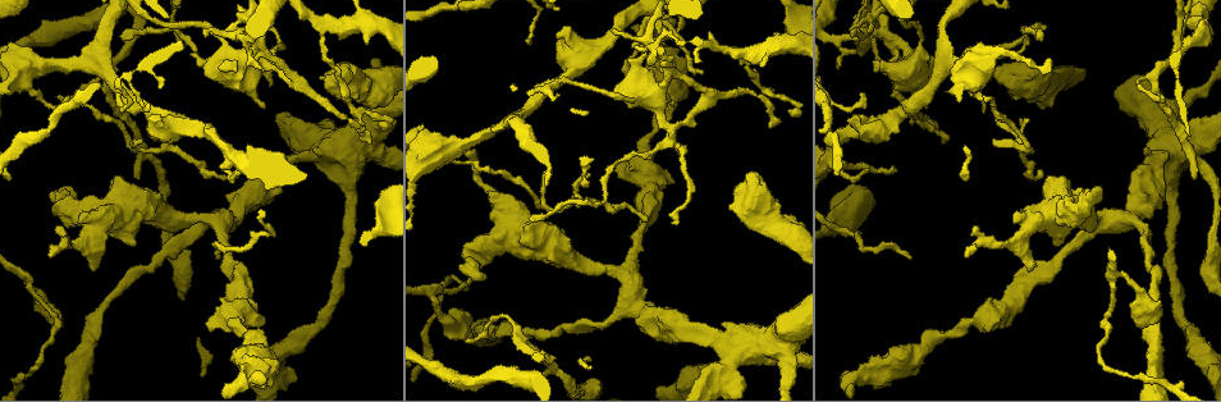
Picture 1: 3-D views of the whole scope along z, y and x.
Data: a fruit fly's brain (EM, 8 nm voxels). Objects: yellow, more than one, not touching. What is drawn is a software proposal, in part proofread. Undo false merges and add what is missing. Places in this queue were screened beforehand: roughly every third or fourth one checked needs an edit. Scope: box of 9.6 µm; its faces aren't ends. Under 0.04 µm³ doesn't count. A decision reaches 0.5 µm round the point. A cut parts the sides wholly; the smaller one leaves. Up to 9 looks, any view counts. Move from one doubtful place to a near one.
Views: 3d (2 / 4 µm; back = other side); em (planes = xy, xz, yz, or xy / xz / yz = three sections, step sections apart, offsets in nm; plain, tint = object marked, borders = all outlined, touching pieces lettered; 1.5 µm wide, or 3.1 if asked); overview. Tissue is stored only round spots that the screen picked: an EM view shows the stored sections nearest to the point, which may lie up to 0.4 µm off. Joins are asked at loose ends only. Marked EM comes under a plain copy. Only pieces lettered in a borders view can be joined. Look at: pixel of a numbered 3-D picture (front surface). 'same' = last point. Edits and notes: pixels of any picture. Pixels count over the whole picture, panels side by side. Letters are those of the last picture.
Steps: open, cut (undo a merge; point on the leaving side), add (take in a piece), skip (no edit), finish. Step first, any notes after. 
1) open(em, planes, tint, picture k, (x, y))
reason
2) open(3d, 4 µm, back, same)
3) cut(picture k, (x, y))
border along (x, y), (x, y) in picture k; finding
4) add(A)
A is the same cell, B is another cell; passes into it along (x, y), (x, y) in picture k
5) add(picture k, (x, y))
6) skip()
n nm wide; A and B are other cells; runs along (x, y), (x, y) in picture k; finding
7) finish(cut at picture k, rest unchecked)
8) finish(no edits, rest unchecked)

open(3d, 4 µm, picture 1, (322, 40))
touches itself

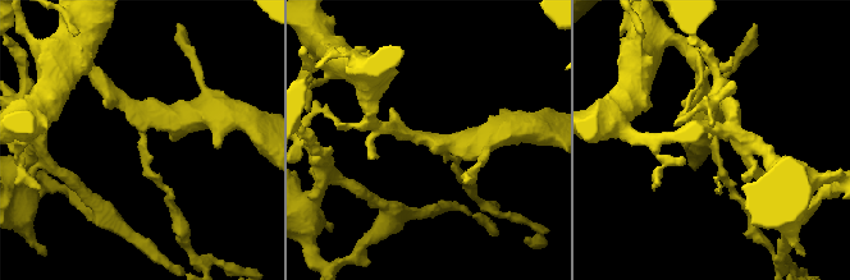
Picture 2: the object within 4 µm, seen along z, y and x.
open(em, planes, borders, picture 2, (715, 141))
arms of 190, 400 nm

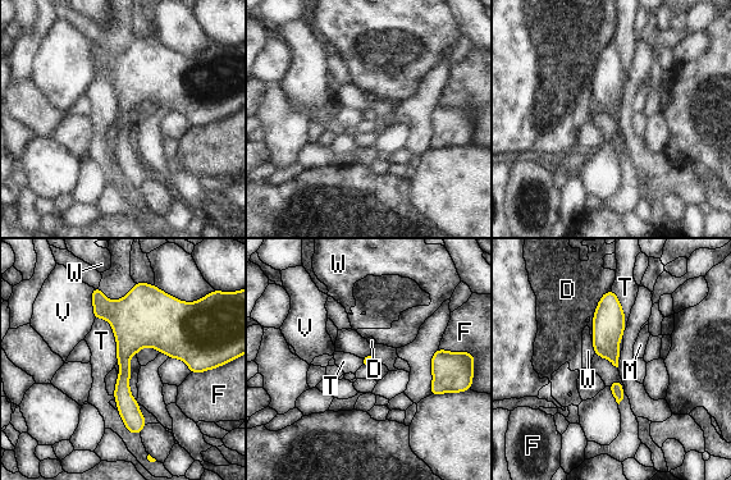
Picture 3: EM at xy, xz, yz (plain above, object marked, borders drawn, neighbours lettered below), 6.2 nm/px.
skip()
T touches over 320 nm; D, F, M, T, V and W are other cells; runs along (117, 304), (137, 430) in picture 3; continuous, no second neuron

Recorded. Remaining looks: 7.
open(3d, 4 µm, picture 1, (244, 165))
sudden change in width

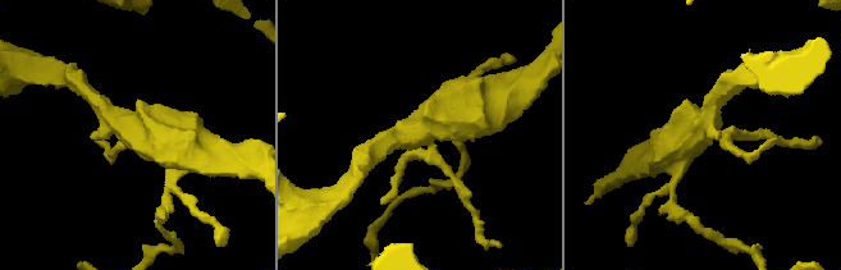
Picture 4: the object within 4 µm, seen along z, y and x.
open(em, xz, step 8, tint, picture 4, (131, 132))
need the tissue

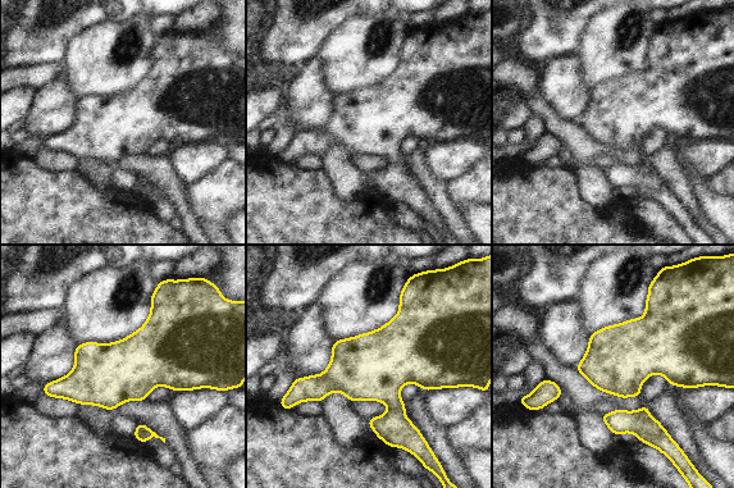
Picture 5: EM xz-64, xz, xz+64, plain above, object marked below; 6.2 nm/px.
open(em, planes, borders, same)

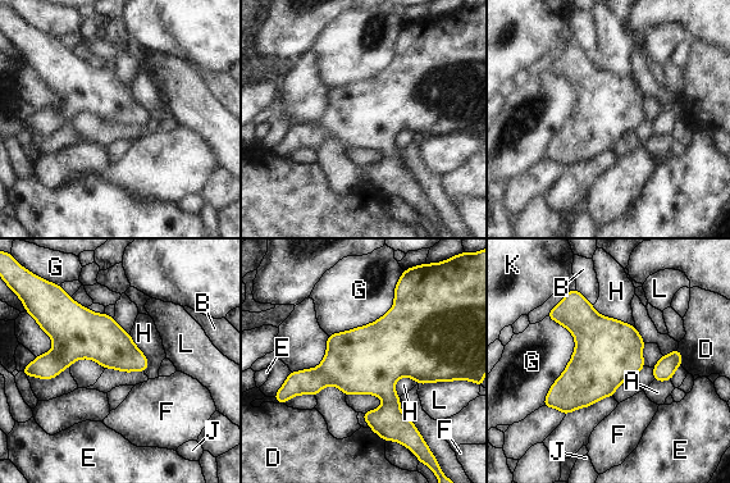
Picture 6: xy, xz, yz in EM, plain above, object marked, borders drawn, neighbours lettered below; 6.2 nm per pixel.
skip()
A, B, D, E, F, G, H, J, K and L are other cells; border along (548, 317), (574, 352), (542, 405) in picture 6; continuous, no second neuron

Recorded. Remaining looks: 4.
open(em, xz, step 8, borders, picture 1, (700, 73))
branch stops here

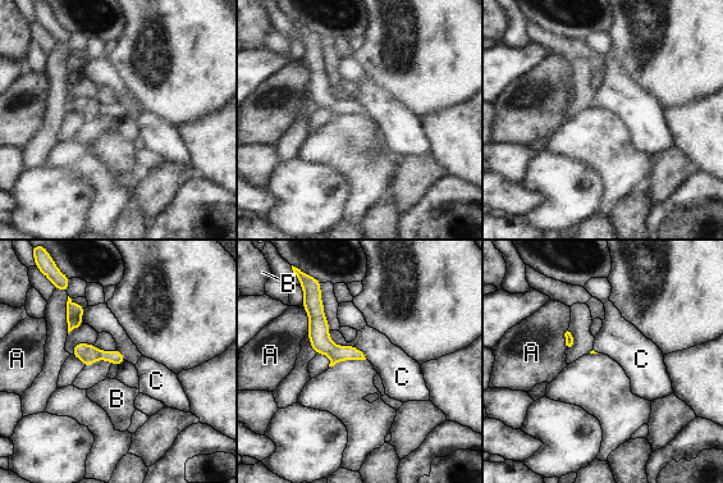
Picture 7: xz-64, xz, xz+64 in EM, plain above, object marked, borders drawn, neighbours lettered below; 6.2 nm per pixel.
open(em, planes, borders, same)

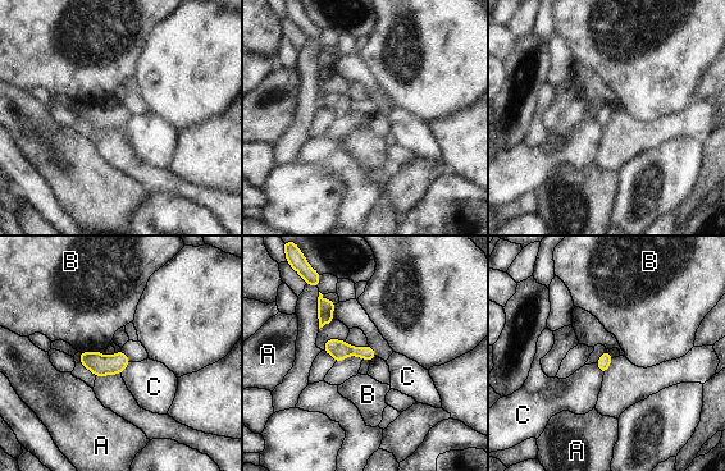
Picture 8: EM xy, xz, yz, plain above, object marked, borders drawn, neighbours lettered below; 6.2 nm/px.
skip()
A, B and C are other cells; border along (130, 361), (121, 373) in picture 8; none of them fits

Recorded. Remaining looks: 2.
open(3d, 4 µm, picture 1, (1030, 268))
branch stops here

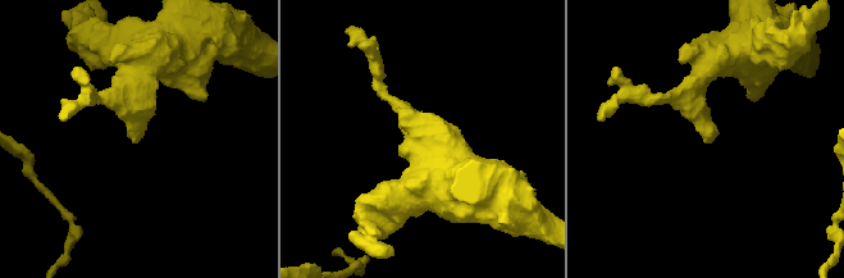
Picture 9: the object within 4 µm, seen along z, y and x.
open(em, planes, borders, picture 9, (136, 139))

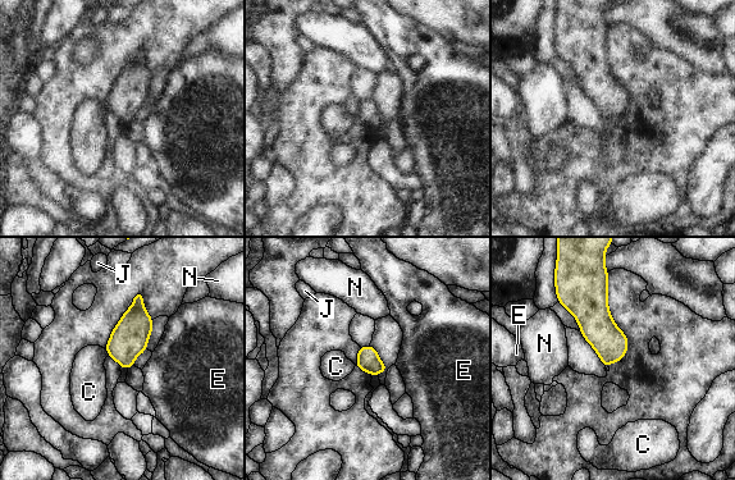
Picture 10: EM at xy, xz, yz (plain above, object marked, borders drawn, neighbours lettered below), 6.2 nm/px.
add(C)
C touches over 40 nm; C is the same cell, E, J and N are other cells; it goes on there

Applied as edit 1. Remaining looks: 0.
finish(add at picture 10, rest unchecked)

